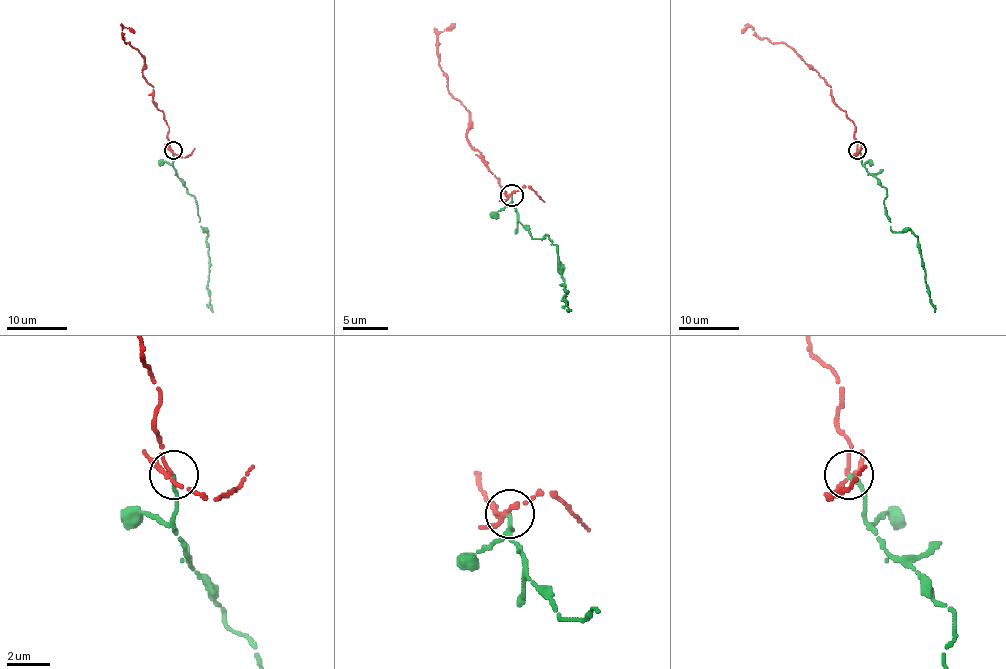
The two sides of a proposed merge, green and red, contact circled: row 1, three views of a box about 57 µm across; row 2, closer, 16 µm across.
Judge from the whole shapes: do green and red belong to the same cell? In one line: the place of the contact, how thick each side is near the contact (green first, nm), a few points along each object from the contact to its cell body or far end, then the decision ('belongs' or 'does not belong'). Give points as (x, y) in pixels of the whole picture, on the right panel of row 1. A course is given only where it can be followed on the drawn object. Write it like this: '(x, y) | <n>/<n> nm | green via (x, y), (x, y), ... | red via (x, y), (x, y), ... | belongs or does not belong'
(857, 150) | 220/190 nm | green via (857, 151), (866, 171), (886, 190), (885, 214), (891, 229), (909, 229), (916, 237), (935, 311) | red via (857, 151), (854, 124), (833, 101), (830, 87), (820, 75), (788, 45), (759, 37), (747, 27), (741, 33) | belongs

